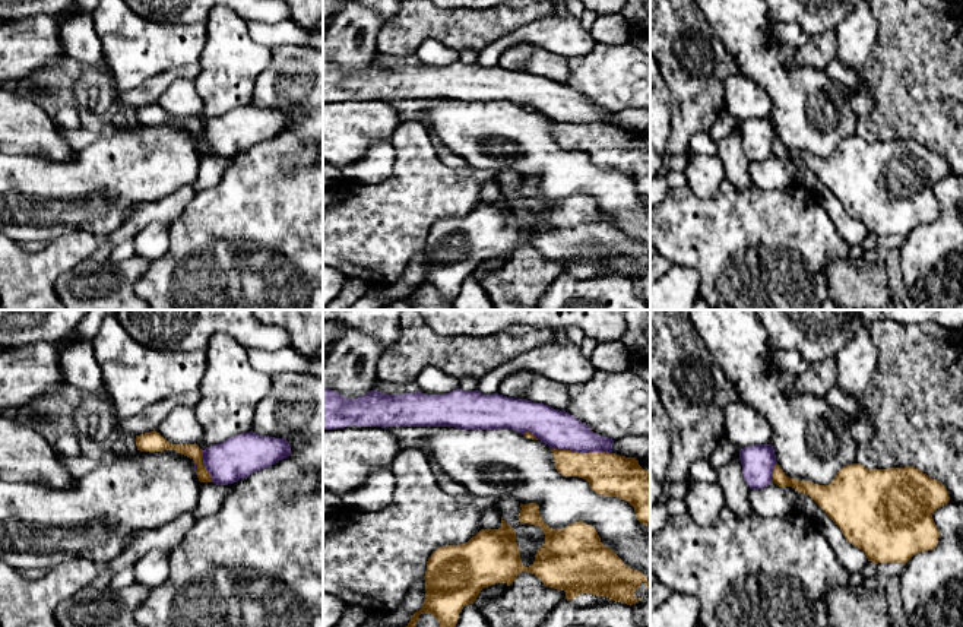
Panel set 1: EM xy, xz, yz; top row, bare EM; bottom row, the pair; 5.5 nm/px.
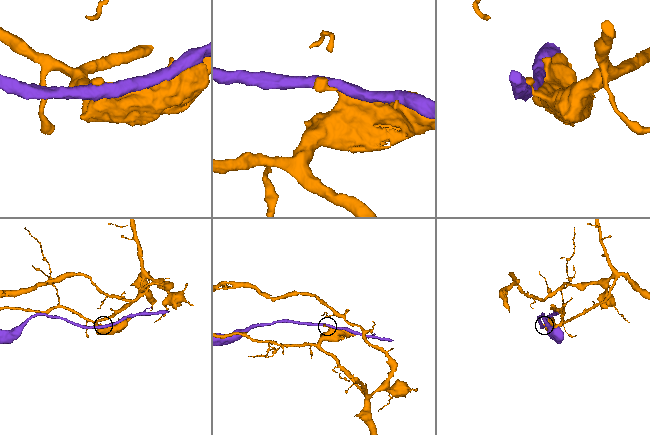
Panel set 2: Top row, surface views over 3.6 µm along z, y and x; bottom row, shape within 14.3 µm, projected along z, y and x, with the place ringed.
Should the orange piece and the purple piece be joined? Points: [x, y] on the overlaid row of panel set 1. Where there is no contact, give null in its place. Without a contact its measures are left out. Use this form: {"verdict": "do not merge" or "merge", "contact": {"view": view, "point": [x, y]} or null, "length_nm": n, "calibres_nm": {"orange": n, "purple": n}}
{"verdict": "do not merge", "contact": {"view": "xz", "point": [582, 453]}, "length_nm": 340, "calibres_nm": {"orange": 240, "purple": 200}}

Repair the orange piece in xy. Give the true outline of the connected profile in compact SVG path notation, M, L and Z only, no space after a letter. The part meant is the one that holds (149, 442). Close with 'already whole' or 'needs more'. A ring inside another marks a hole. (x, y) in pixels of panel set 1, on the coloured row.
M158 431L136 436L136 446L140 452L164 452L175 450L197 465L197 478L200 482L212 482L210 474L202 465L203 450L197 444L172 444L167 441Z; already whole

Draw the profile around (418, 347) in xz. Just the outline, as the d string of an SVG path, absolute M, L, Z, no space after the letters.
M402 310L397 342L383 352L377 380L408 384L430 365L453 377L482 379L500 365L558 339L558 332L530 326L511 326L492 336L440 336L424 322L415 322L416 310Z

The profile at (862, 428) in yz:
M855 417L852 425L852 434L856 438L858 444L865 443L875 433L875 428L869 418Z

